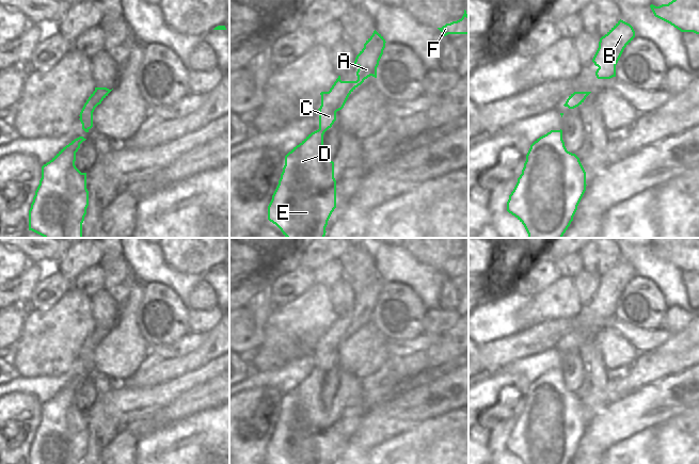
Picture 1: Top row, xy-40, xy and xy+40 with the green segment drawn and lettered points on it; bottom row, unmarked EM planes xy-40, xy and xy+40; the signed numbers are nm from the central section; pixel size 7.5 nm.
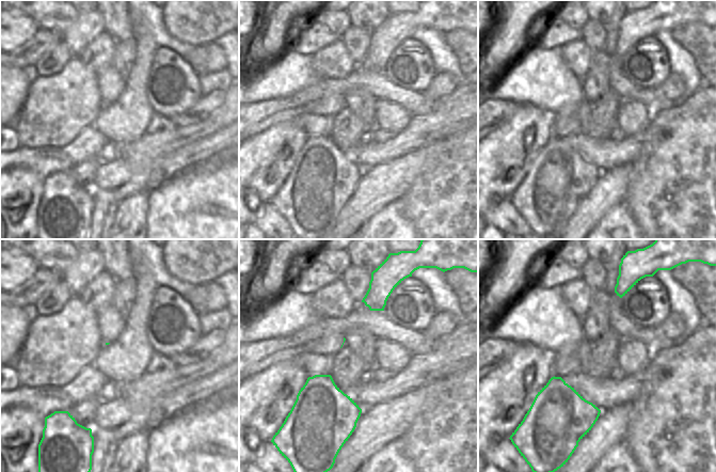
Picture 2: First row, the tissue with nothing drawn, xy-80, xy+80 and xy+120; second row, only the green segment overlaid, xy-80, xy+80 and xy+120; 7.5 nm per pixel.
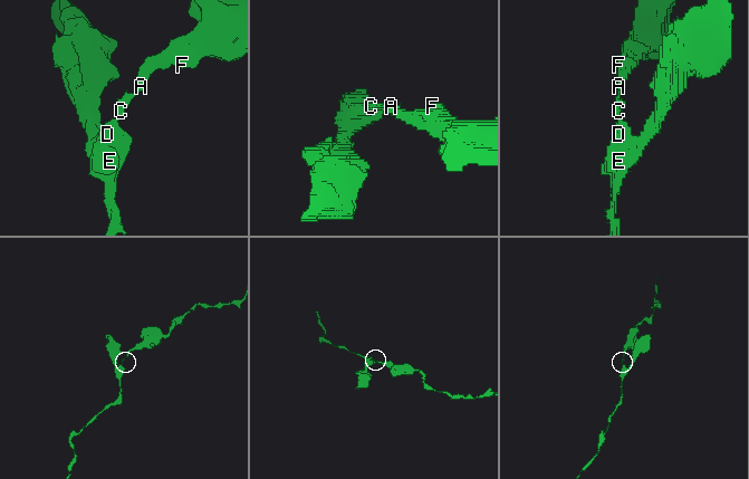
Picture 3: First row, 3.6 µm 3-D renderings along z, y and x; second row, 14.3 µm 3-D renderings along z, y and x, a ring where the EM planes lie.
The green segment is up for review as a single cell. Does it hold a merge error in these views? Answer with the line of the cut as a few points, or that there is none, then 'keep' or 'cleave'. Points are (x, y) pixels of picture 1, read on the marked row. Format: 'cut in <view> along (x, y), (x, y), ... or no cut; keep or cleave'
no cut; keep

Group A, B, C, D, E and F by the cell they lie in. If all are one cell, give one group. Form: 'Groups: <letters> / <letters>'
Groups: A B C D E F.

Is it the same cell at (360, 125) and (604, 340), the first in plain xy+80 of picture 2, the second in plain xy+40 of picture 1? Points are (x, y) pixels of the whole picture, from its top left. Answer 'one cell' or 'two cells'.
two cells

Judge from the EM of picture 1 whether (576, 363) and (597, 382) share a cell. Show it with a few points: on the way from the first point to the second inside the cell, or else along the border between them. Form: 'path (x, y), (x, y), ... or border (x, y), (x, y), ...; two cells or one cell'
path (582, 367), (591, 377); one cell

